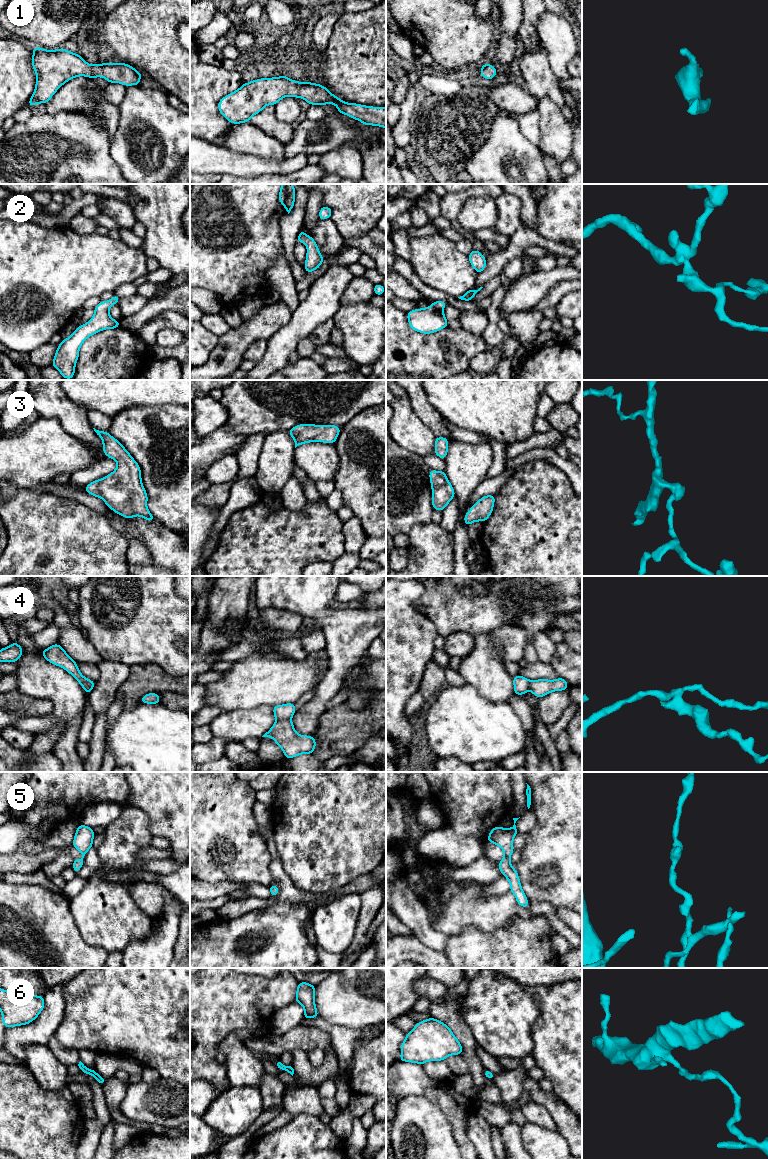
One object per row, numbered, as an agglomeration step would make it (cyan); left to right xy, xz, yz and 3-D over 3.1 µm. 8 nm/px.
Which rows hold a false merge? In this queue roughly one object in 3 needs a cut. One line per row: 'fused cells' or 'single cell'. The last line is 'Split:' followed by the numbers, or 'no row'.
1: single cell
2: single cell
3: single cell
4: fused cells
5: single cell
6: single cell
Split: 4

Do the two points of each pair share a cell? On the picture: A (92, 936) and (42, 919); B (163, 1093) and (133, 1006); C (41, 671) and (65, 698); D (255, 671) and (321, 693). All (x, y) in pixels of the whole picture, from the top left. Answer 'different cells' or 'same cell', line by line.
A: different cells
B: different cells
C: same cell
D: different cells

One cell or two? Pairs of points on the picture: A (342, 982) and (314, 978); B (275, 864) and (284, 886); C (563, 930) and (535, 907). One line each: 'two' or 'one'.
A: two
B: one
C: one

